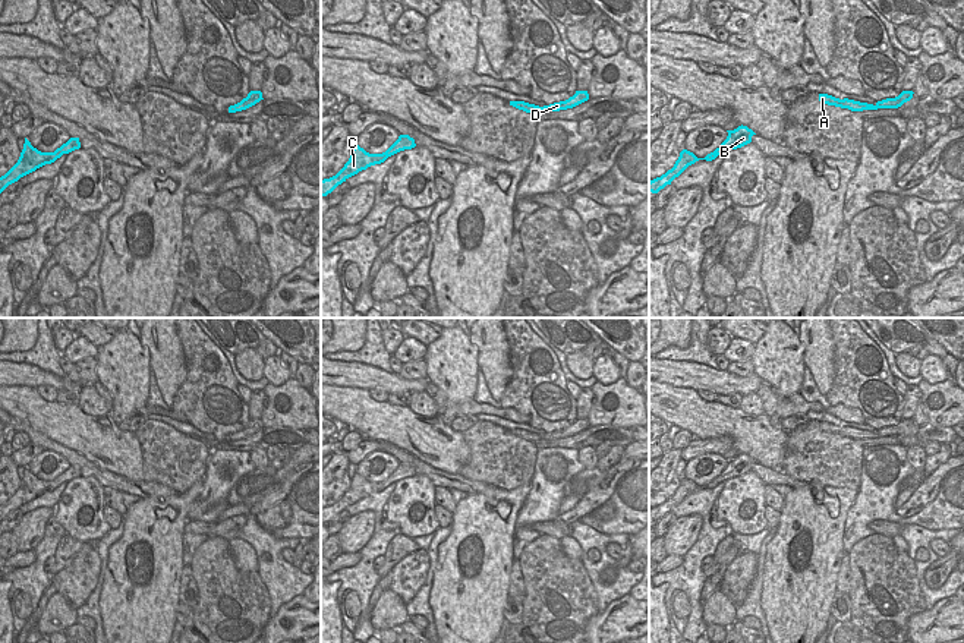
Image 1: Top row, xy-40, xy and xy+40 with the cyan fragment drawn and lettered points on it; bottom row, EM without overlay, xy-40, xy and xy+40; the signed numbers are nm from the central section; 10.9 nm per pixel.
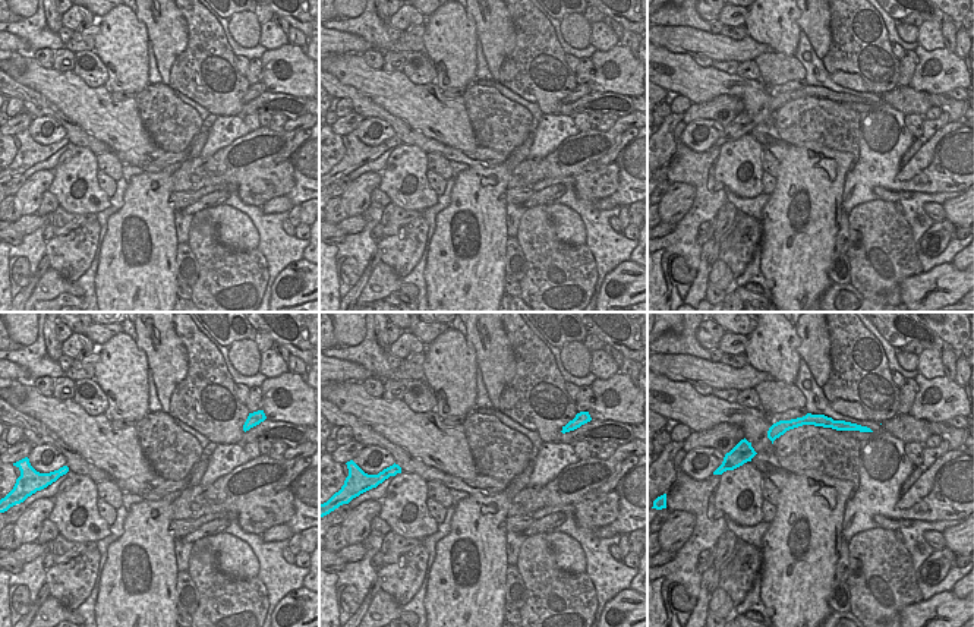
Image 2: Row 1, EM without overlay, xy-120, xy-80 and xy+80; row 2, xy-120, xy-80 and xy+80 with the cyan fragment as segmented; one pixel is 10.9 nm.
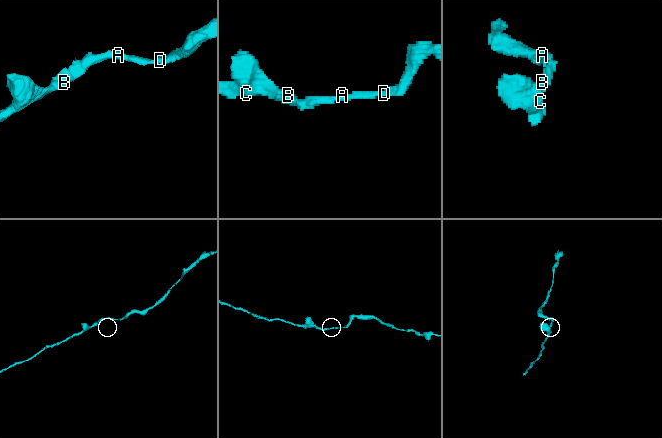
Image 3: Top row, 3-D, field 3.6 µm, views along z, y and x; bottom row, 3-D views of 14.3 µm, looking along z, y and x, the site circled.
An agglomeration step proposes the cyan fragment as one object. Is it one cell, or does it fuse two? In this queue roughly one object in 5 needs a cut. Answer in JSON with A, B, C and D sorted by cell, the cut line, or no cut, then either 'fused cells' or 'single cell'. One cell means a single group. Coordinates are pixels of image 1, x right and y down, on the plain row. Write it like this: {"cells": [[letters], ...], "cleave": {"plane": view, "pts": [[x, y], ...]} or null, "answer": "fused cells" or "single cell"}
{"cells": [["A", "B", "C", "D"]], "cleave": null, "answer": "single cell"}

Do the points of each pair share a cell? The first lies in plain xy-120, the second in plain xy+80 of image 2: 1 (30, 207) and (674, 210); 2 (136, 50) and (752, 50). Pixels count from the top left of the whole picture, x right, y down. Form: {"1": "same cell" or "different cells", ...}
{"1": "same cell", "2": "different cells"}

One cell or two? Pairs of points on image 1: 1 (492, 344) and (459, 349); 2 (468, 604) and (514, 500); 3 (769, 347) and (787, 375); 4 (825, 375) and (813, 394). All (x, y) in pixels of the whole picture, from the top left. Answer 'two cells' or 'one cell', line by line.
1: two cells
2: one cell
3: one cell
4: two cells

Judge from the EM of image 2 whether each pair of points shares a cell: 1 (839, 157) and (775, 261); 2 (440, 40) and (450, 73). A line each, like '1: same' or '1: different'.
1: same
2: same

